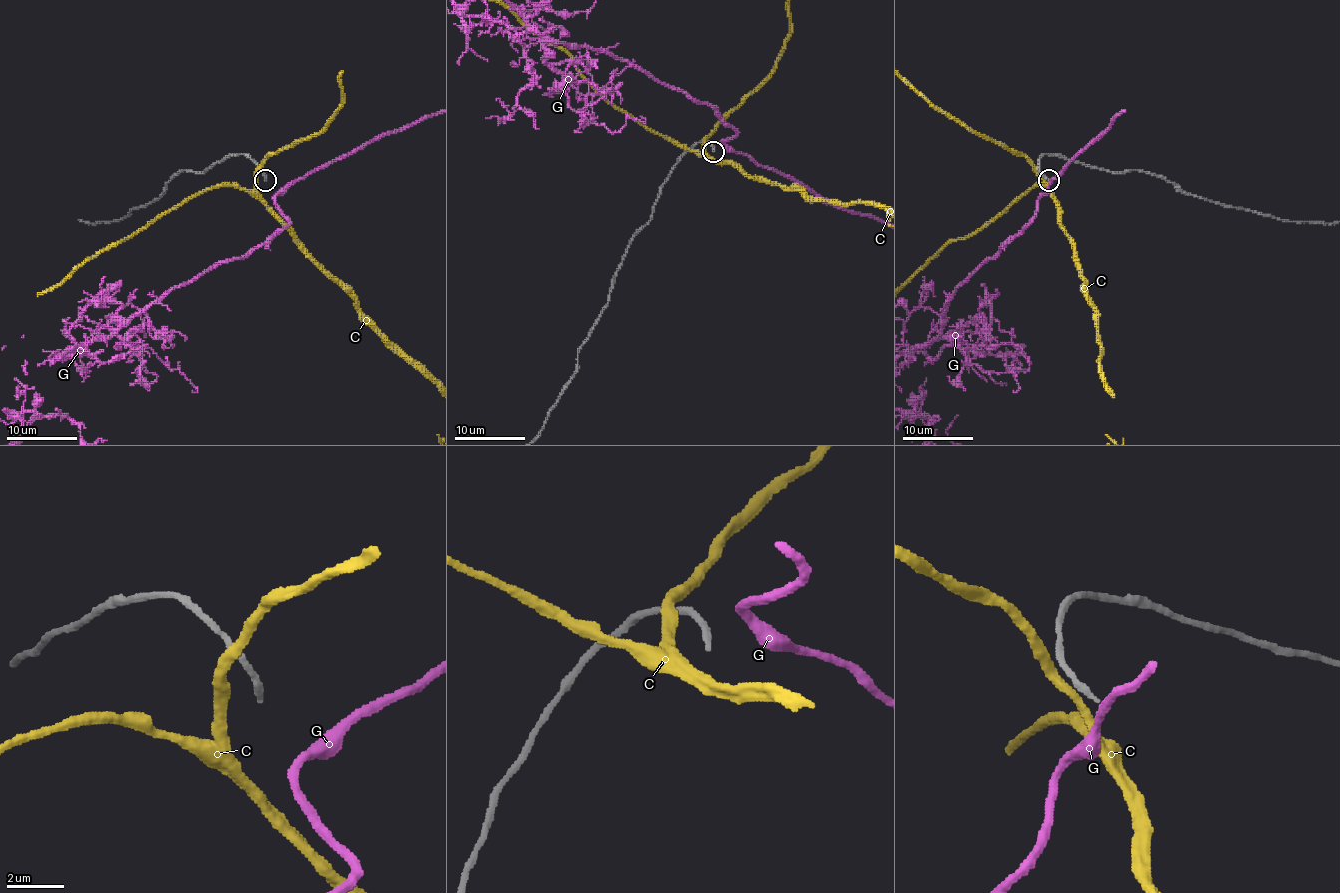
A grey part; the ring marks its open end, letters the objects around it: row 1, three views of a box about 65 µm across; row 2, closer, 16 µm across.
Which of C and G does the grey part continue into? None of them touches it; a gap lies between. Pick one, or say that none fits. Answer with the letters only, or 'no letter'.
no letter

